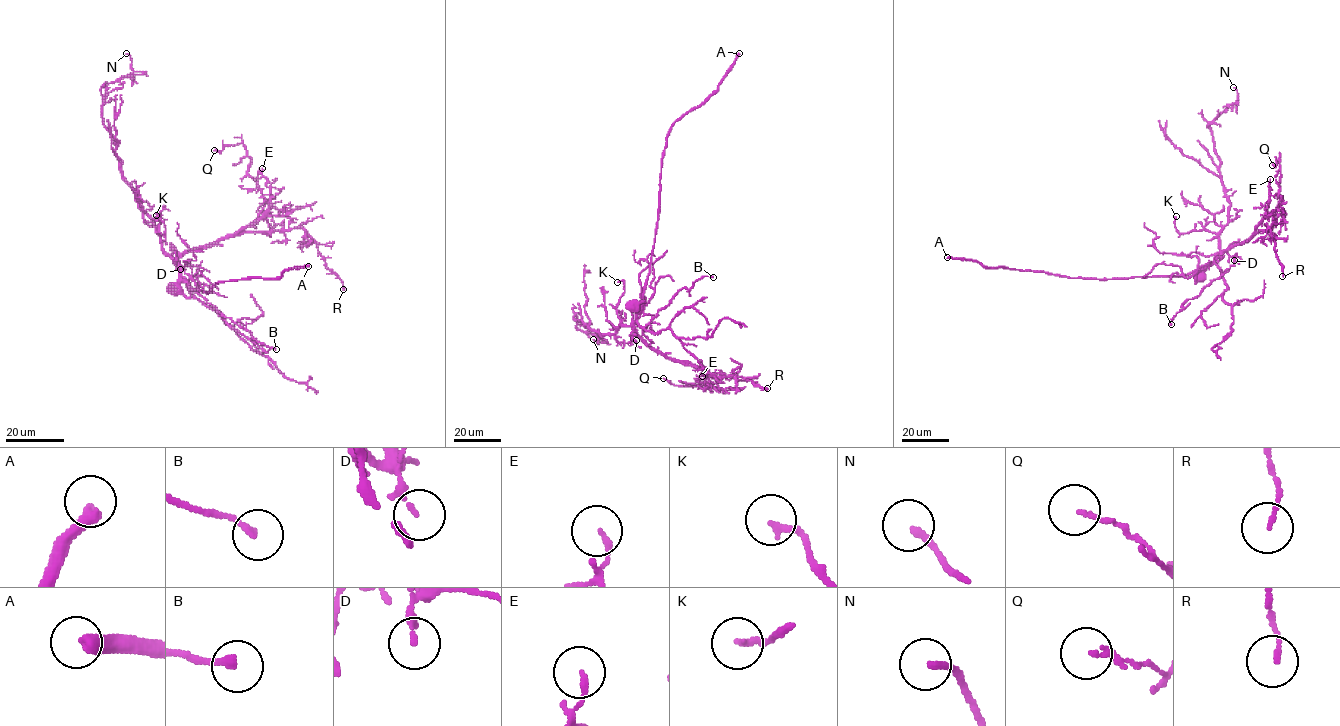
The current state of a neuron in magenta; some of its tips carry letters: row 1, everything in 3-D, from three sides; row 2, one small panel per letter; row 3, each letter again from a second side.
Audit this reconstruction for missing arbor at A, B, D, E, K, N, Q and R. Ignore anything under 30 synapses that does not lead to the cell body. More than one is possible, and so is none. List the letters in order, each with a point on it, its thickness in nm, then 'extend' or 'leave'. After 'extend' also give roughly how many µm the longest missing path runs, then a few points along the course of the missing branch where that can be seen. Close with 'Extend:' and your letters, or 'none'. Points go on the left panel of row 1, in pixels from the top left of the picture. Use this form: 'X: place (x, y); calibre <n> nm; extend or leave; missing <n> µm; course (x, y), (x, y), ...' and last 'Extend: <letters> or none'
A: place (308, 266); calibre 420 nm; extend; missing 80 µm
B: place (276, 349); calibre 200 nm; leave
D: place (180, 269); calibre 160 nm; leave
E: place (262, 168); calibre 140 nm; leave
K: place (156, 215); calibre 180 nm; leave
N: place (126, 53); calibre 190 nm; leave
Q: place (214, 150); calibre 130 nm; leave
R: place (343, 289); calibre 110 nm; leave
Extend: A

